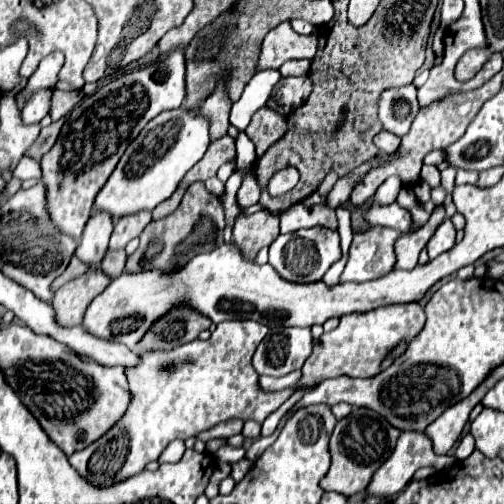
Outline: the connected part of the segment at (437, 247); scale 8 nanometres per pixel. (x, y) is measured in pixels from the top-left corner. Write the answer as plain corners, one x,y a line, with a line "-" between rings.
445,218
443,224
435,230
435,234
431,236
431,240
429,240
429,244
427,244
429,258
435,258
435,256
447,252
449,248
453,248
455,236
457,236
457,230
455,230
453,222
451,222
449,218

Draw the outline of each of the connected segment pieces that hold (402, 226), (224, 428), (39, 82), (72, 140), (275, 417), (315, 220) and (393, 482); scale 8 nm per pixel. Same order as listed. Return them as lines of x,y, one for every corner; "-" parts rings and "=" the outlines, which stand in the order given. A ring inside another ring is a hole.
397,202
389,206
371,206
367,212
367,220
371,226
387,226
393,230
399,230
401,234
407,234
413,230
413,218
411,212
401,208
=
240,419
228,420
221,422
214,426
213,428
202,432
196,437
203,441
204,443
208,442
213,438
229,438
233,435
239,434
242,432
244,421
=
53,52
49,56
45,56
39,64
39,68
35,70
35,74
29,78
27,86
17,94
17,108
23,110
23,104
27,102
27,96
31,96
31,92
43,90
43,88
53,88
57,84
57,74
63,66
63,54
61,52
=
177,50
159,64
111,80
71,110
65,122
69,130
63,130
53,148
41,158
43,184
47,188
47,212
59,232
71,236
73,240
81,238
93,210
93,200
103,188
107,176
115,170
115,164
123,156
127,144
159,112
179,108
183,98
185,58
183,52
=
301,388
296,391
288,400
286,400
275,412
270,414
261,426
261,436
266,437
271,435
277,428
280,419
290,410
305,393
311,391
313,388
=
299,202
291,210
285,210
281,216
281,232
283,234
299,230
299,228
311,228
311,226
337,228
335,210
327,208
325,204
305,206
303,202
=
403,432
397,440
397,446
393,450
393,454
385,460
385,464
375,472
375,476
371,478
371,484
367,484
365,492
369,496
381,496
381,498
393,498
395,494
399,494
413,478
415,470
423,468
423,466
433,466
437,470
445,470
451,464
455,464
456,458
448,455
435,456
433,448
431,448
431,440
423,434
423,432

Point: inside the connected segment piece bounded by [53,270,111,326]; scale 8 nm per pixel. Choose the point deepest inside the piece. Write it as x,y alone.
70,302

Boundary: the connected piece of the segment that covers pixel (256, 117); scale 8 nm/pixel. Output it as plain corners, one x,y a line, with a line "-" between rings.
262,107
253,114
249,126
247,126
247,136
255,144
257,156
261,156
271,144
275,144
287,130
287,122
281,114
268,107

